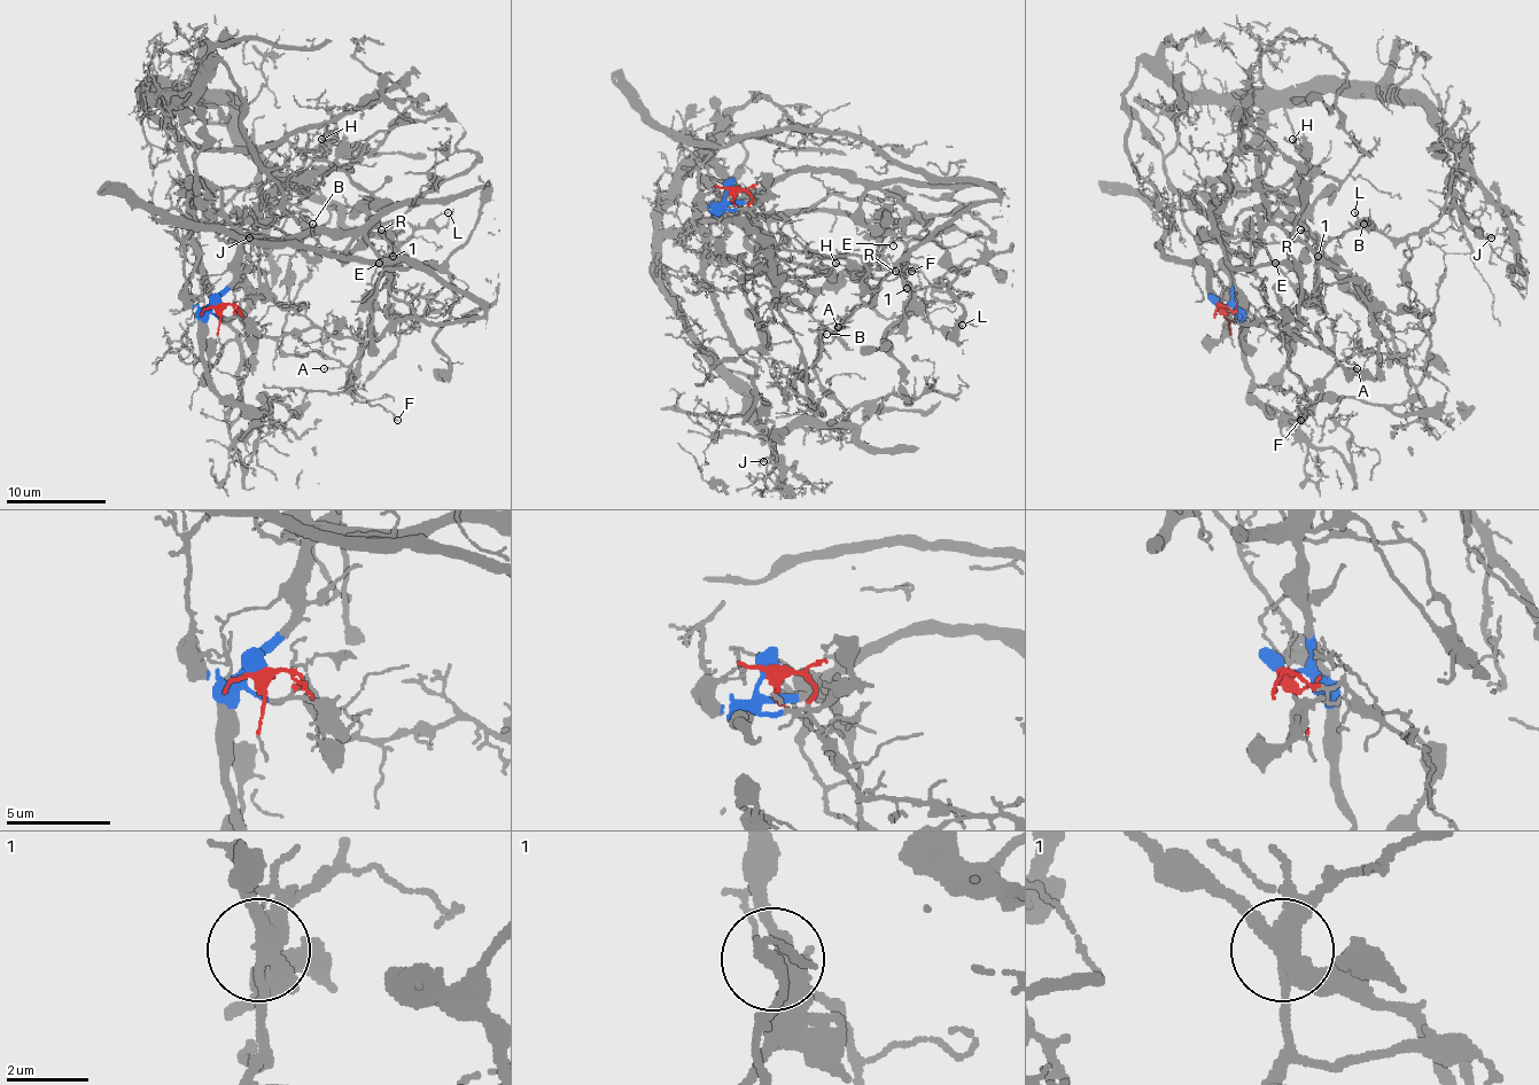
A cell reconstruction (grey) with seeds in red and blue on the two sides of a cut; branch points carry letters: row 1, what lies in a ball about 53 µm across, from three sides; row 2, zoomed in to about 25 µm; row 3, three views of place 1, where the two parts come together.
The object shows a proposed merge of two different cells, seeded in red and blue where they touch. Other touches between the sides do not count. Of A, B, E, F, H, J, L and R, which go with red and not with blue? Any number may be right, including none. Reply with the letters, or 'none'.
A, E, F, L, R

